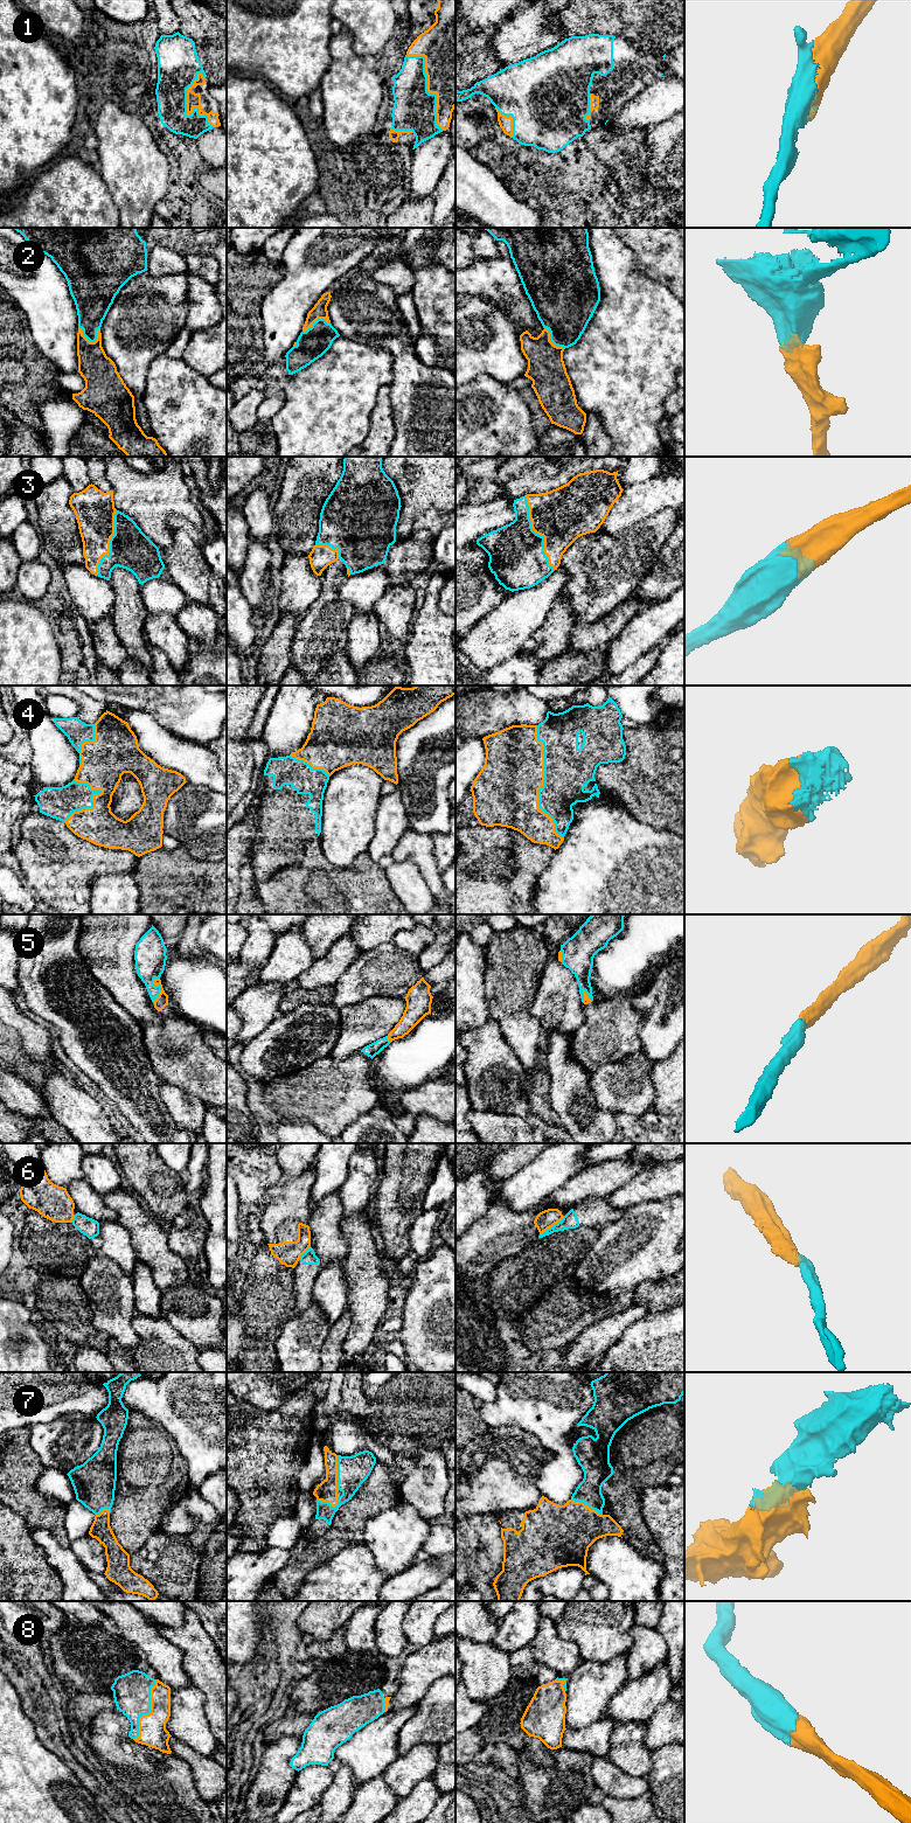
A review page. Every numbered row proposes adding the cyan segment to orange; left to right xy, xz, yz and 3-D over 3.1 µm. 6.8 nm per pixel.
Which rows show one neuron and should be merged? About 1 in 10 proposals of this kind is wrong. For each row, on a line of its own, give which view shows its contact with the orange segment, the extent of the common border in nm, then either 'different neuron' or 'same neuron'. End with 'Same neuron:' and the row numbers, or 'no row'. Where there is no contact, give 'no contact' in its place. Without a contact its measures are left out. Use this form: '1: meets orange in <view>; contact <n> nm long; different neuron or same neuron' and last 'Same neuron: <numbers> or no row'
1: meets orange in xz; contact 600 nm long; same neuron
2: meets orange in xy; contact 160 nm long; same neuron
3: meets orange in yz; contact 550 nm long; same neuron
4: meets orange in yz; contact 800 nm long; same neuron
5: meets orange in xy; contact 180 nm long; same neuron
6: meets orange in yz; contact 220 nm long; different neuron
7: meets orange in yz; contact 240 nm long; same neuron
8: meets orange in xy; contact 440 nm long; same neuron
Same neuron: 1, 2, 3, 4, 5, 7, 8

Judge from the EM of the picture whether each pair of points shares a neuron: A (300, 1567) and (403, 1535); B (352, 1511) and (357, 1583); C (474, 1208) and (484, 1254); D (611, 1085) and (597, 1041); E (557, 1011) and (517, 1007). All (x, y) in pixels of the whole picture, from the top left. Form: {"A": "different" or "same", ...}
{"A": "different", "B": "different", "C": "different", "D": "different", "E": "different"}

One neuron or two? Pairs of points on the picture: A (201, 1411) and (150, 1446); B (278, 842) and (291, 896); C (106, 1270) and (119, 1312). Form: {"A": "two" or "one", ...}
{"A": "two", "B": "two", "C": "one"}

